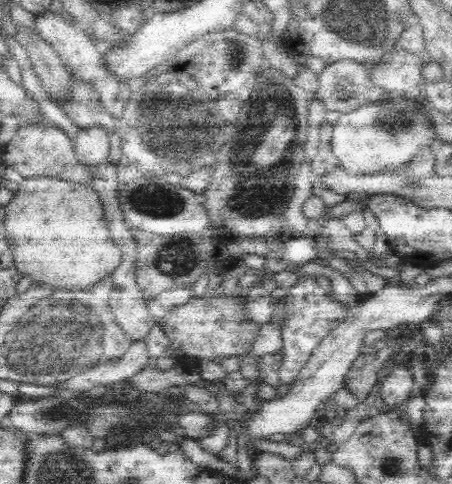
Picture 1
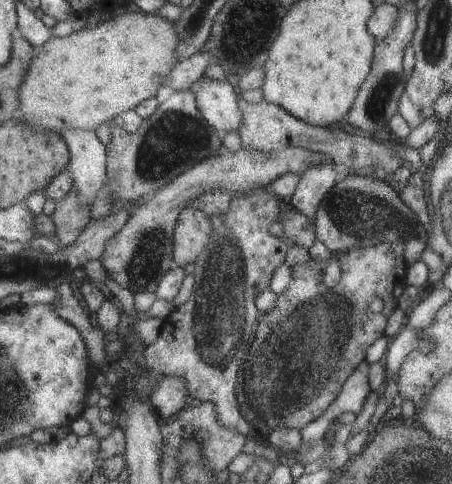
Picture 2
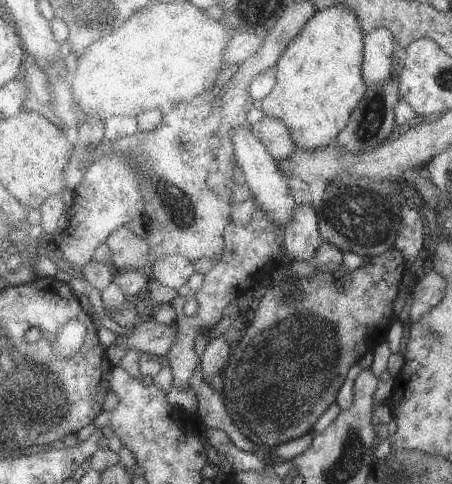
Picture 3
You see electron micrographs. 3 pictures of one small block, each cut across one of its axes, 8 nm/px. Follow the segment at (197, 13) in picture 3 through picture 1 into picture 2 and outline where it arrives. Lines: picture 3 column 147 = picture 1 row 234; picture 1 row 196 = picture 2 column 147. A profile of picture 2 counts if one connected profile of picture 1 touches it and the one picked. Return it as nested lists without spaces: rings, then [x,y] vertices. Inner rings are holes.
[[[131,10],[119,18],[107,18],[95,28],[77,24],[75,32],[65,38],[57,38],[53,34],[53,38],[49,38],[43,48],[37,48],[37,56],[33,58],[31,70],[21,88],[21,108],[25,122],[39,130],[53,132],[61,132],[63,128],[95,130],[103,122],[109,124],[117,116],[137,110],[139,104],[155,98],[159,88],[165,86],[167,76],[181,62],[179,44],[181,38],[175,22],[141,10]]]

